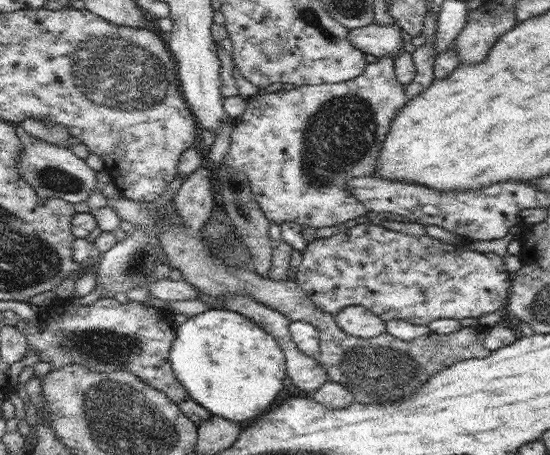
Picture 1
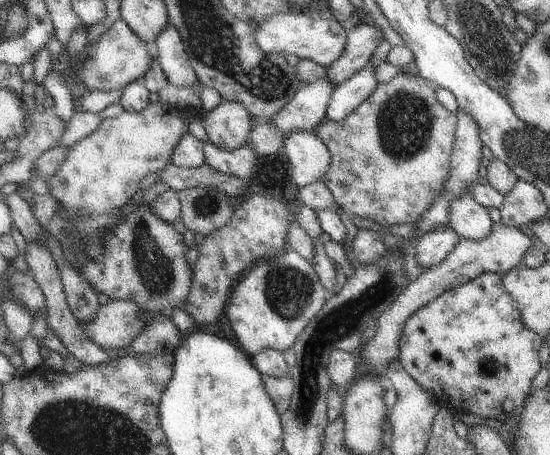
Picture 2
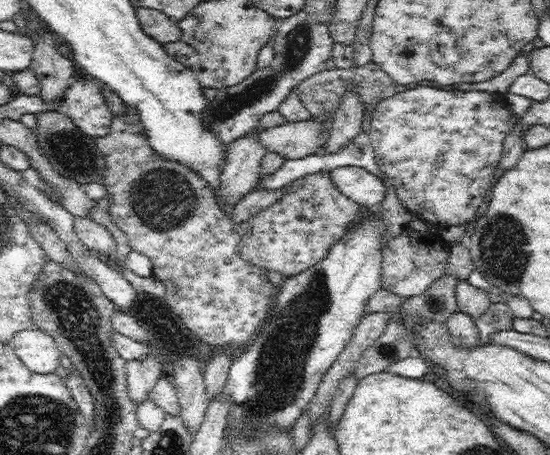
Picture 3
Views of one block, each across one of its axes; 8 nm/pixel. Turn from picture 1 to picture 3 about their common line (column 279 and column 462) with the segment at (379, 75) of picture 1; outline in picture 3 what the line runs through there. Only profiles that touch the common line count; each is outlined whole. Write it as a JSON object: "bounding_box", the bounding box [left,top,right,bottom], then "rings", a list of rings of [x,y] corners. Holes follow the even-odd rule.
{"bounding_box":[368,86,520,228],"rings":[[[412,86],[411,89],[405,92],[395,93],[392,97],[378,102],[378,105],[372,112],[371,129],[368,133],[371,139],[371,145],[374,148],[374,155],[376,156],[375,162],[378,164],[378,169],[383,172],[383,175],[392,181],[398,198],[405,204],[405,207],[410,213],[418,216],[434,228],[464,225],[467,221],[474,220],[476,211],[480,204],[482,204],[486,192],[488,192],[488,188],[490,188],[490,184],[493,183],[494,172],[499,168],[504,138],[506,138],[510,129],[520,118],[518,114],[510,111],[506,102],[507,100],[504,94],[496,94],[496,92],[490,93],[474,90],[463,92],[459,89],[454,89],[450,92],[448,90],[438,90],[432,86]]]}

